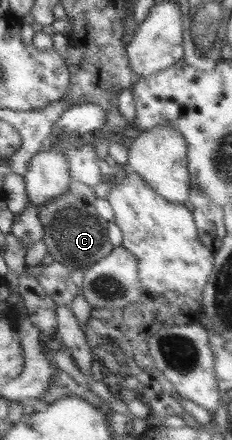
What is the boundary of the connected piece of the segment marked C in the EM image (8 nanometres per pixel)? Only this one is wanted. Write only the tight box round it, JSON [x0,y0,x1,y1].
[39,180,114,269]

